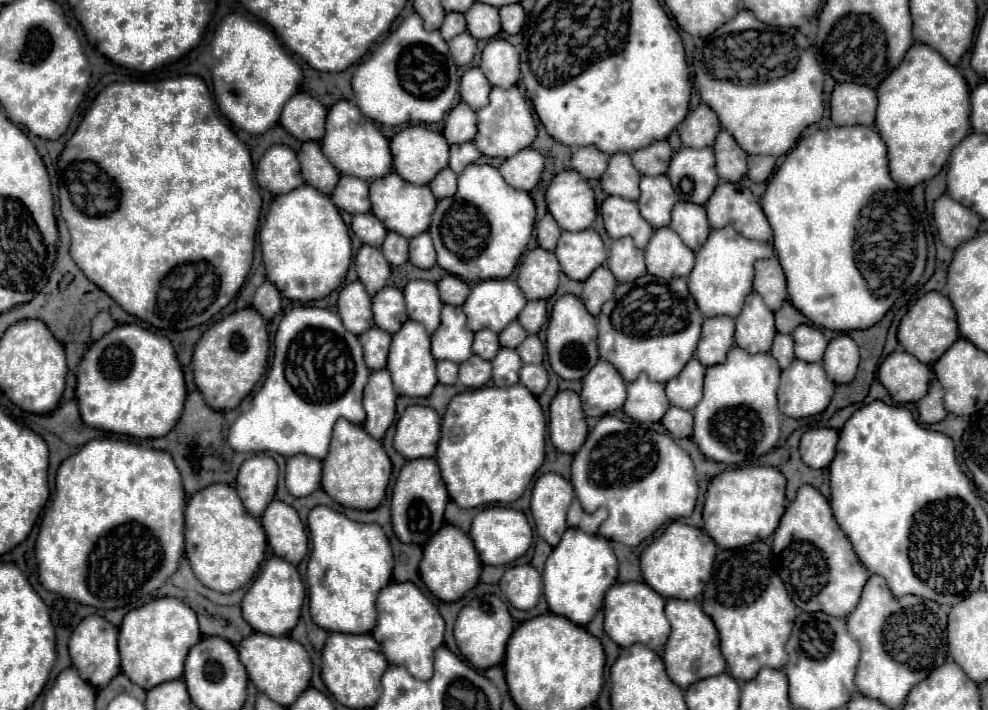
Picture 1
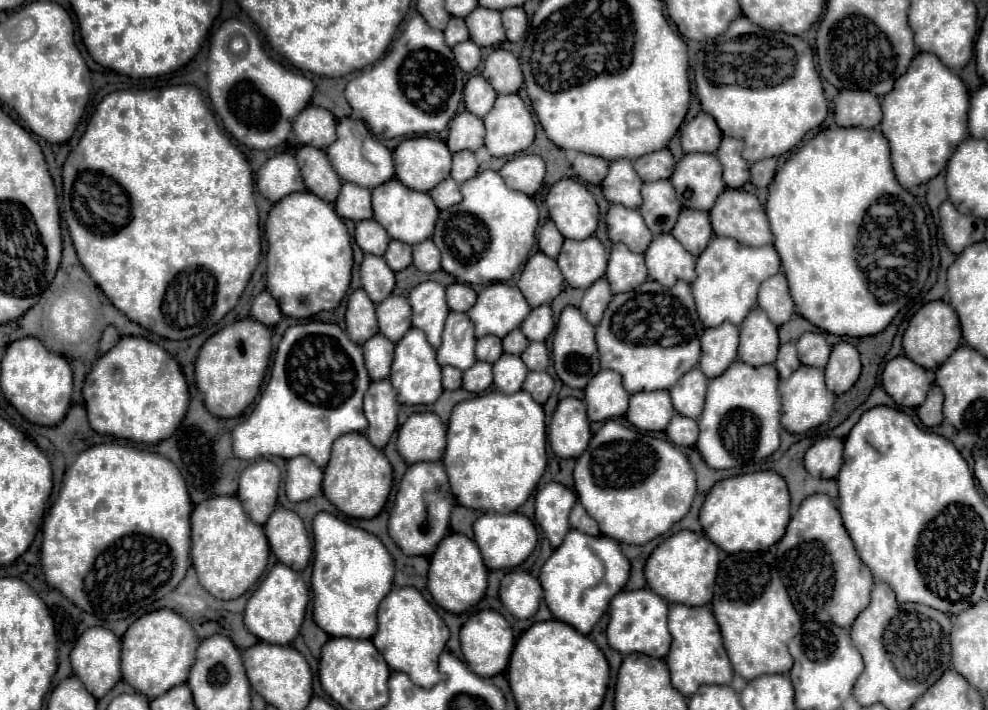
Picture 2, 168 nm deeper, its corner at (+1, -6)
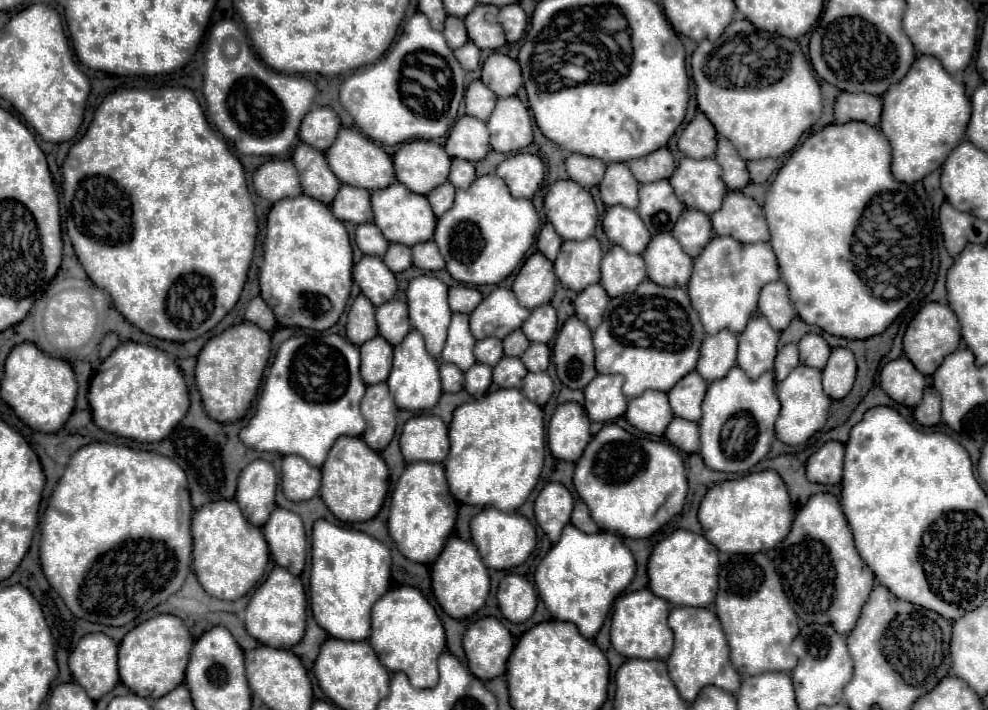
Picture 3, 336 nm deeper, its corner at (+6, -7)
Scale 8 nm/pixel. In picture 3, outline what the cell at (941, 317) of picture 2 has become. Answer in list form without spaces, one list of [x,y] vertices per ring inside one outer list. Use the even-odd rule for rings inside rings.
[[[929,302],[917,312],[917,316],[907,326],[903,336],[903,350],[905,350],[905,356],[913,362],[913,366],[917,366],[917,370],[931,376],[941,366],[943,358],[957,350],[959,340],[961,340],[961,328],[953,310],[947,304]]]

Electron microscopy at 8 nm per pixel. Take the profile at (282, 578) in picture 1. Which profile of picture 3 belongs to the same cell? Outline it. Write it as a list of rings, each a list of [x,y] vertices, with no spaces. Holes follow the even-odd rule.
[[[275,566],[247,604],[245,610],[247,632],[261,644],[289,650],[301,642],[305,634],[305,620],[307,620],[307,596],[301,580],[289,574],[285,568]]]

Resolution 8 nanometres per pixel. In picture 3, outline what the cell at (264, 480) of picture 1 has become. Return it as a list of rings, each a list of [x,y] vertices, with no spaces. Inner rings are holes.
[[[255,460],[241,472],[235,502],[251,524],[263,526],[275,508],[275,490],[275,468],[265,460]]]

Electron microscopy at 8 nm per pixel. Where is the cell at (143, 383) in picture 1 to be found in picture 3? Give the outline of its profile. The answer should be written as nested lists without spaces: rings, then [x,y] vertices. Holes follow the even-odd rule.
[[[123,342],[119,344],[109,358],[105,358],[99,366],[99,372],[91,380],[89,388],[89,404],[93,408],[93,422],[111,434],[125,436],[137,442],[159,442],[163,440],[187,414],[189,410],[189,394],[183,380],[179,366],[159,348],[137,344],[137,342]]]

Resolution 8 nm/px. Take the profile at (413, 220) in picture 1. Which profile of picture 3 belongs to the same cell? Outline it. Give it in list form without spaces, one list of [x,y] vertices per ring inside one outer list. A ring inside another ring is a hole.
[[[393,182],[385,190],[375,190],[371,192],[371,206],[373,206],[373,216],[375,216],[375,226],[389,238],[389,242],[399,242],[405,246],[415,246],[417,242],[427,242],[433,238],[437,218],[433,210],[429,210],[429,202],[421,194],[413,194],[401,182]]]

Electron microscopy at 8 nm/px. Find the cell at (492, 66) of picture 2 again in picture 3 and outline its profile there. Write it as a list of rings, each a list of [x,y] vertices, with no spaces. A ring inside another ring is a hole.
[[[495,52],[483,64],[481,82],[485,82],[499,98],[515,96],[519,86],[523,84],[521,68],[519,68],[517,60]]]

